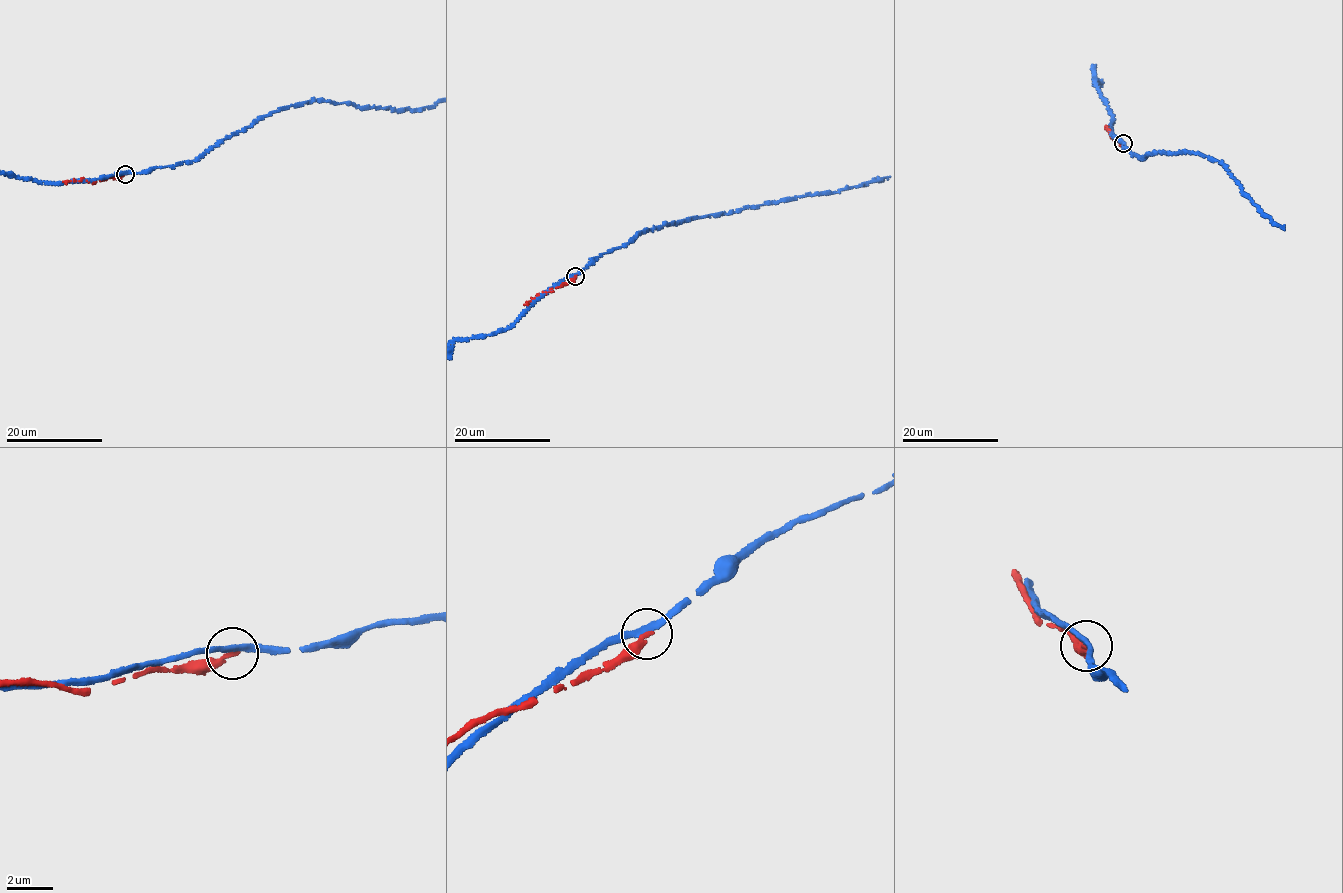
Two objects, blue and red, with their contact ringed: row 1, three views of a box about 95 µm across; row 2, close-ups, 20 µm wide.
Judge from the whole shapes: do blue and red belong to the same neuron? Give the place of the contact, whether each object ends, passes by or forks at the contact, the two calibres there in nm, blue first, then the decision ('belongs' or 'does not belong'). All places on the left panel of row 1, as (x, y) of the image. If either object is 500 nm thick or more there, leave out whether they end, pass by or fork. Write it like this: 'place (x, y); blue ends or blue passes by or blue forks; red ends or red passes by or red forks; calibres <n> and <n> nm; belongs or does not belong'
place (125, 174); blue passes by; red ends; calibres 240 and 260 nm; does not belong

